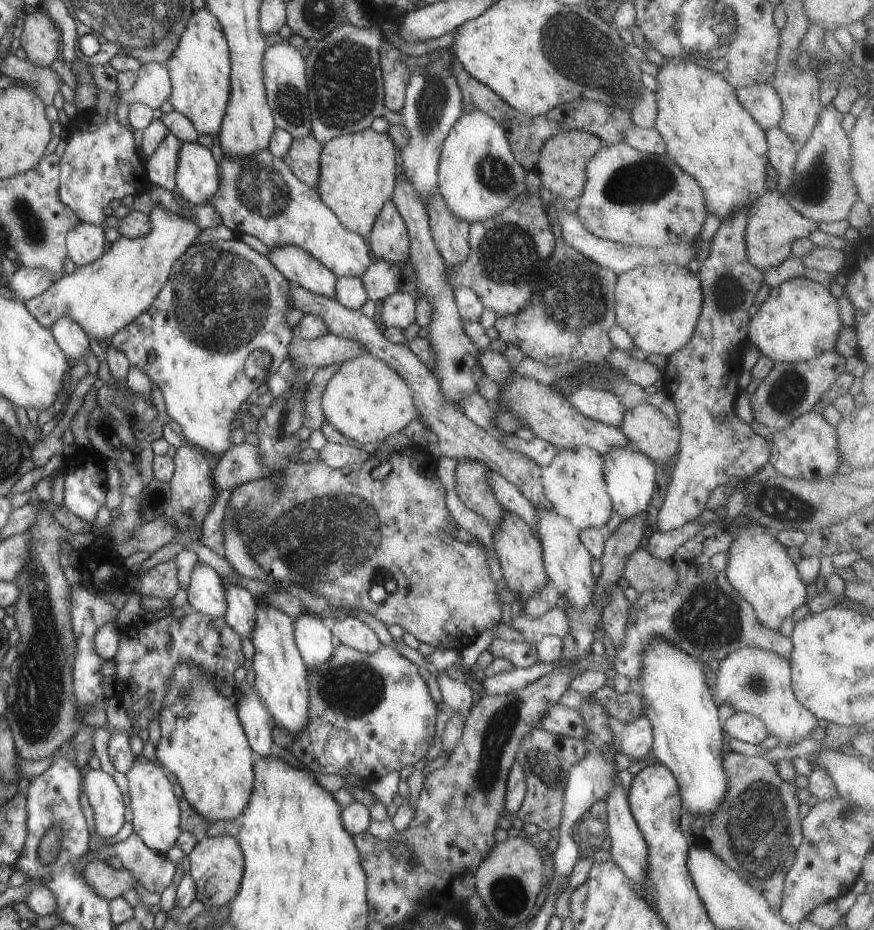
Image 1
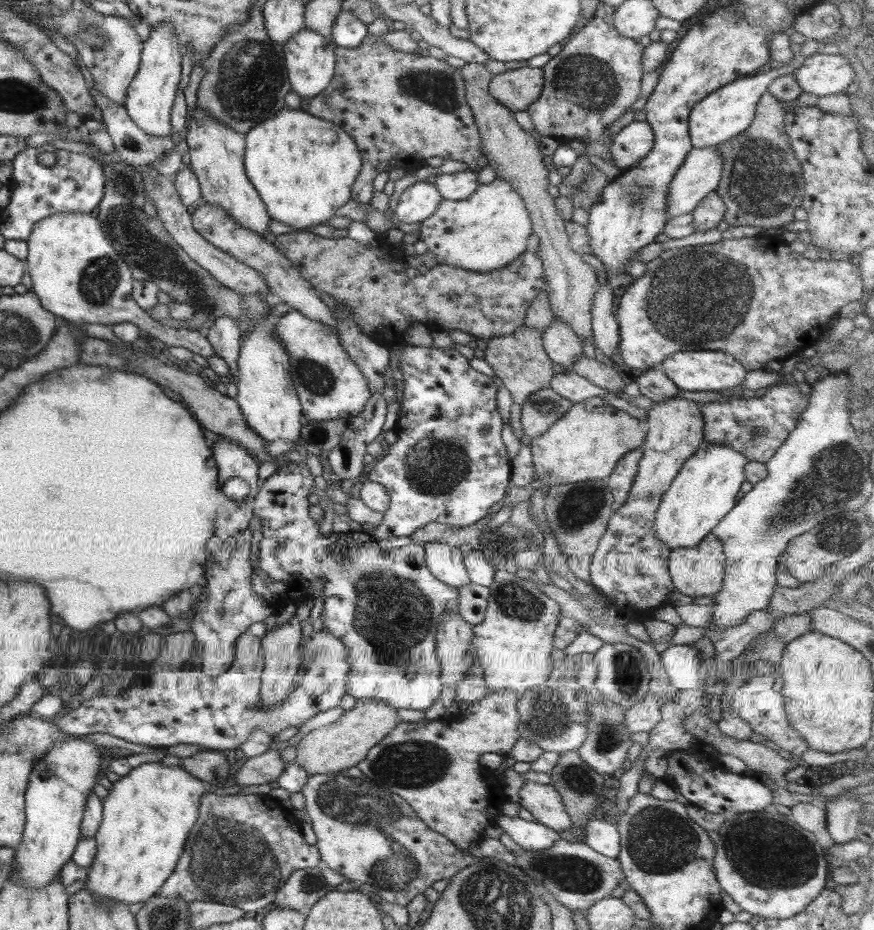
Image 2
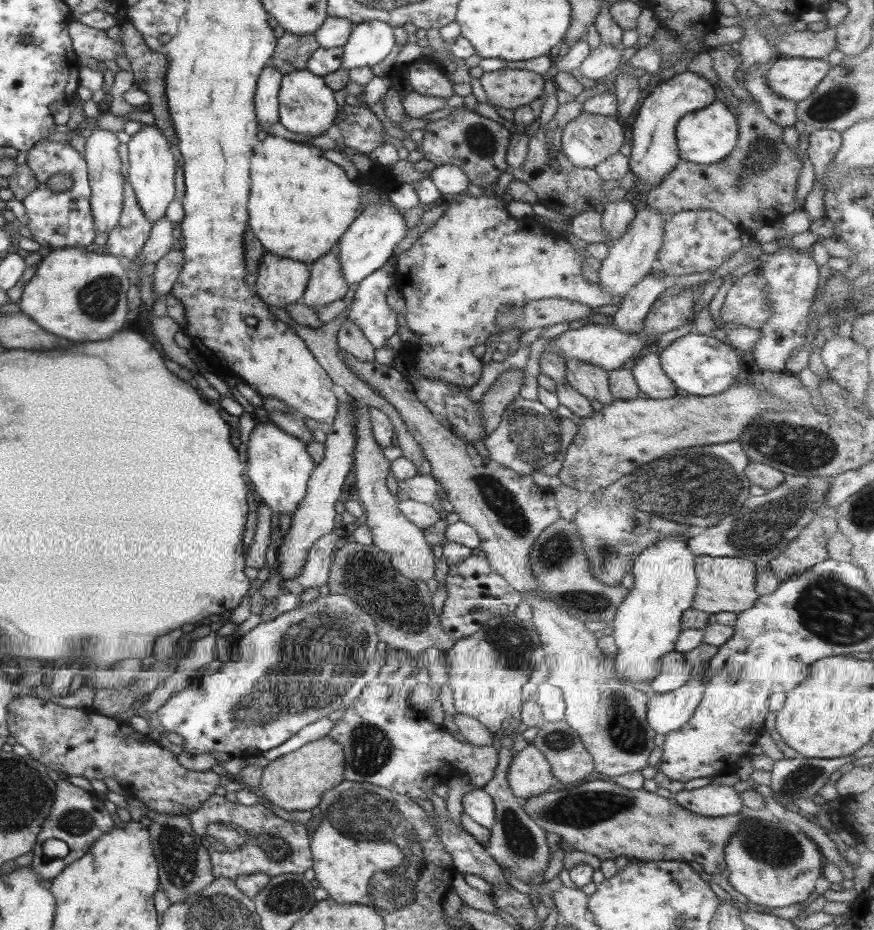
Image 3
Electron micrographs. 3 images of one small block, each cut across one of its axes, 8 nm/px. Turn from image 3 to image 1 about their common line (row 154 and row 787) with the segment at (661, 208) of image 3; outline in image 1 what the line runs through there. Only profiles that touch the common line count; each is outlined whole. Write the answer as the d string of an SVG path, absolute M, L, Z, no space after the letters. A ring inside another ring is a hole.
M729 749L723 753L723 768L727 774L727 792L713 814L691 816L689 812L680 813L680 828L689 845L701 844L715 858L733 870L738 878L751 889L757 890L769 907L775 912L781 905L782 885L789 866L793 864L795 852L801 843L801 818L798 814L798 790L792 782L781 780L774 764L757 756L743 756Z

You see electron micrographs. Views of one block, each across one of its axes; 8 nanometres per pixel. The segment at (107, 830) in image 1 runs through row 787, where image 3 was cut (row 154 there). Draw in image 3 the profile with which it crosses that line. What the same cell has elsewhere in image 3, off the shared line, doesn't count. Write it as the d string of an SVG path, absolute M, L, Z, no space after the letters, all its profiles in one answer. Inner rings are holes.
M92 128L92 134L86 138L83 155L88 175L88 186L91 190L90 205L91 217L95 232L107 233L118 222L122 210L123 188L120 174L121 162L117 155L117 145L120 143L111 131Z

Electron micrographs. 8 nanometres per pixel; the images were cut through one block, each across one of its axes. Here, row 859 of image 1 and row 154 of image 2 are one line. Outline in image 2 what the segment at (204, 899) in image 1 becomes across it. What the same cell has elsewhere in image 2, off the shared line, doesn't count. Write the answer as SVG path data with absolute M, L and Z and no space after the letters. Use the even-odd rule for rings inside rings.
M197 102L190 114L187 131L183 135L187 143L190 164L188 167L195 174L200 189L200 200L207 205L219 208L241 228L265 236L269 226L269 216L264 203L258 198L257 191L249 183L244 172L243 135L217 122L197 108Z

